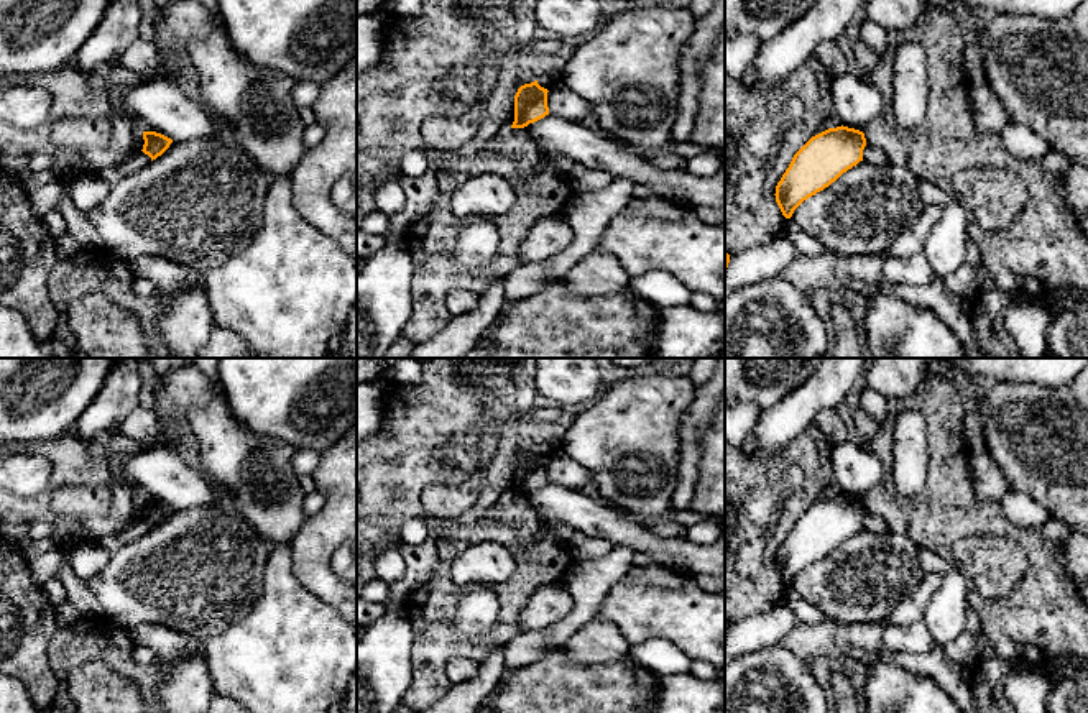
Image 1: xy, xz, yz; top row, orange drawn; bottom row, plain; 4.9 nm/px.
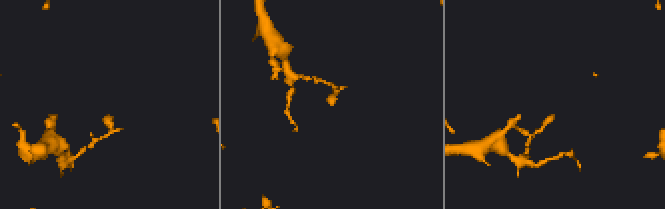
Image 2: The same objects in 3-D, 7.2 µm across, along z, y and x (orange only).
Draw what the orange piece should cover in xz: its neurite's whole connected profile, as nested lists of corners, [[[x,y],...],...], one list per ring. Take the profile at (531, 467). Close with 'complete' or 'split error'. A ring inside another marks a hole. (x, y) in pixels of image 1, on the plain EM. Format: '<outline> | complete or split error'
[[[537,448],[521,453],[514,463],[514,490],[511,496],[524,496],[549,483],[547,460]]] | complete

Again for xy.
[[[143,499],[143,508],[145,508],[145,513],[141,519],[148,522],[151,529],[161,524],[173,511],[171,506],[156,499]]] | complete

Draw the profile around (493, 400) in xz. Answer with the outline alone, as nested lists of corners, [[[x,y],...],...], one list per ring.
[[[480,381],[480,406],[495,419],[500,419],[509,409],[509,399],[505,386]]]

